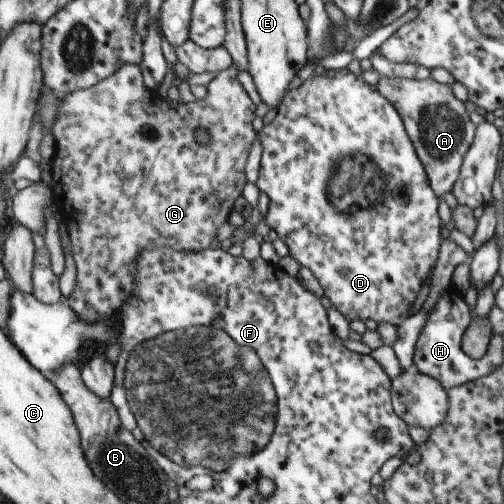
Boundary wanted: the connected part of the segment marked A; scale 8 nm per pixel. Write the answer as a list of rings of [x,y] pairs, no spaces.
[[[380,76],[375,88],[393,104],[403,119],[405,132],[415,146],[432,191],[437,196],[448,193],[457,180],[459,164],[475,132],[475,126],[471,124],[463,104],[451,94],[451,86],[441,86],[430,76],[418,81],[402,79],[400,76]]]

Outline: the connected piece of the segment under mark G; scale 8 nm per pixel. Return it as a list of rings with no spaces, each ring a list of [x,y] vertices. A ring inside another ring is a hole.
[[[124,64],[116,68],[111,75],[93,84],[92,87],[77,89],[67,93],[58,103],[55,122],[50,130],[55,140],[55,150],[52,159],[48,162],[49,178],[52,187],[52,202],[61,220],[67,226],[73,262],[76,268],[75,285],[66,299],[73,312],[76,312],[81,321],[96,323],[105,321],[118,312],[122,304],[132,296],[136,287],[136,258],[141,251],[148,251],[159,247],[167,247],[175,250],[194,250],[209,248],[211,240],[215,238],[215,230],[225,222],[231,214],[231,206],[241,194],[245,184],[243,176],[243,164],[247,160],[251,142],[255,138],[255,130],[251,128],[251,120],[255,118],[255,104],[249,100],[241,84],[231,78],[226,70],[219,71],[217,76],[211,80],[206,87],[206,96],[202,99],[193,99],[183,102],[179,97],[162,99],[155,92],[150,91],[143,81],[143,74],[136,64]],[[197,128],[203,128],[209,135],[207,143],[196,143],[193,132]]]

